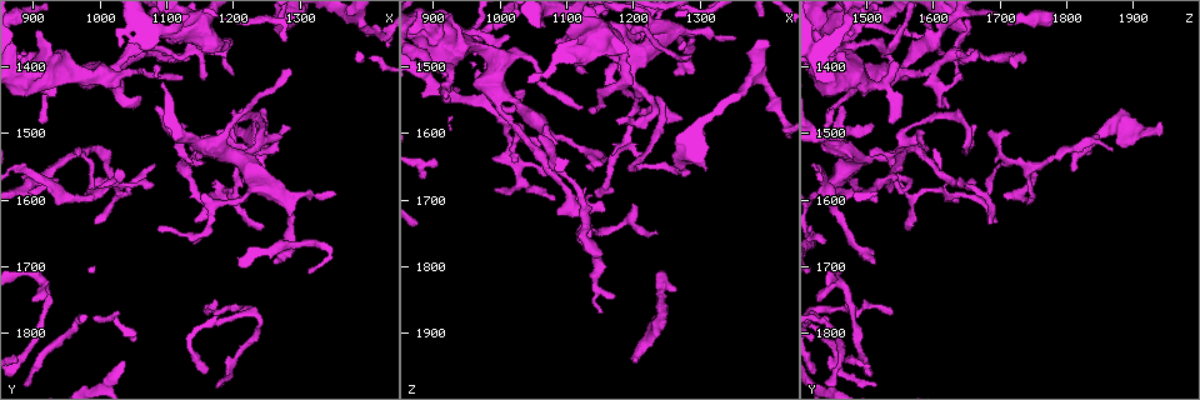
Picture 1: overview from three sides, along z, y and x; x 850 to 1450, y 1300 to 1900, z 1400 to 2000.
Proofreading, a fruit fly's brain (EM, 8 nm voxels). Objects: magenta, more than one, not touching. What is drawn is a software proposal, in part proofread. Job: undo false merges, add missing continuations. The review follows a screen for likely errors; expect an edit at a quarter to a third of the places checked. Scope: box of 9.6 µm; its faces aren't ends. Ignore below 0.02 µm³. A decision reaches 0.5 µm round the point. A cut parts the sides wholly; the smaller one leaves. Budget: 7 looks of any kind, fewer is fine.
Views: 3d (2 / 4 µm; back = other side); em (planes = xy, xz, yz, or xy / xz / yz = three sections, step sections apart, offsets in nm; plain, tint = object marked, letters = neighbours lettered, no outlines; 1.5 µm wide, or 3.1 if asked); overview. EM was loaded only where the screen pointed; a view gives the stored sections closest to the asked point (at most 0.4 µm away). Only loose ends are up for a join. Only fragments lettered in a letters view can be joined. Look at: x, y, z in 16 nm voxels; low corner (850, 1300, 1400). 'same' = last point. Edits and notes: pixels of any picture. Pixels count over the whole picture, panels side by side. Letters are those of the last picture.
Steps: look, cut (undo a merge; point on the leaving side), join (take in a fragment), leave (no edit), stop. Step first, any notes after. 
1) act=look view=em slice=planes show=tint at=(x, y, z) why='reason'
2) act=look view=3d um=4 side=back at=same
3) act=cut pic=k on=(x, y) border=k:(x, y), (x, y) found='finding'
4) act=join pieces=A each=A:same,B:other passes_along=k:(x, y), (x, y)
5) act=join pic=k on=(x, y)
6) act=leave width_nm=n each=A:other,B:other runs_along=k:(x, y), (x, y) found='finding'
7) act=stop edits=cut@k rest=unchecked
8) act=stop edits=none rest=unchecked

act=look view=em slice=planes show=letters at=(995, 1635, 1680)

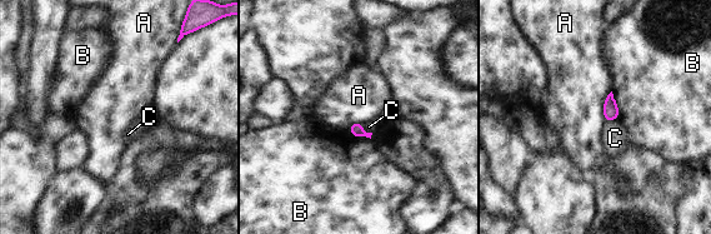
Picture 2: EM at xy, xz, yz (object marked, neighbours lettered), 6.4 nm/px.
act=leave width_nm=80 each=A:other,B:other,C:other border=2:(611, 91), (604, 101), (604, 120) found='none of them fits'

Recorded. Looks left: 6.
act=look view=3d um=2 at=(965, 1530, 1555) why='abrupt turn'

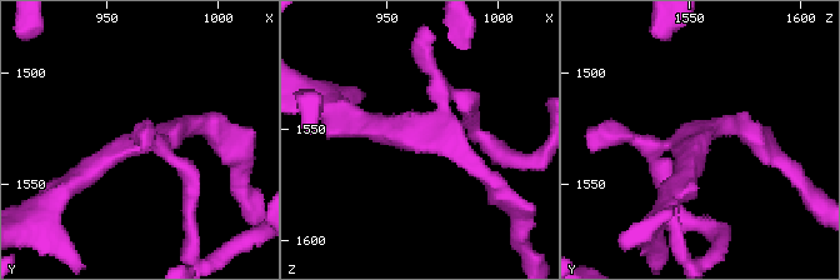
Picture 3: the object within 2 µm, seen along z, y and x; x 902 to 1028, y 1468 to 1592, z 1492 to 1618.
act=look view=em slice=planes show=letters at=(966, 1532, 1552)

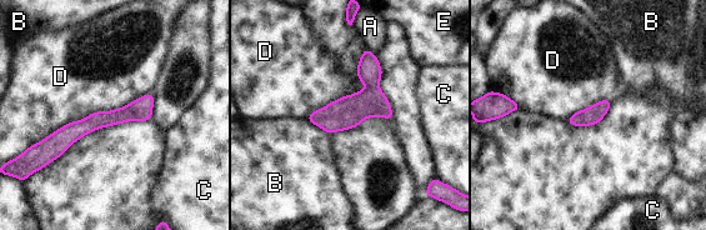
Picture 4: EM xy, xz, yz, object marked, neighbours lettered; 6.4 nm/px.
act=leave width_nm=120 each=A:other,B:other,C:other,D:other,E:other found='all the same cell'

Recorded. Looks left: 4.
act=look view=3d um=2 at=(1185, 1365, 1485) why='calibre changes'

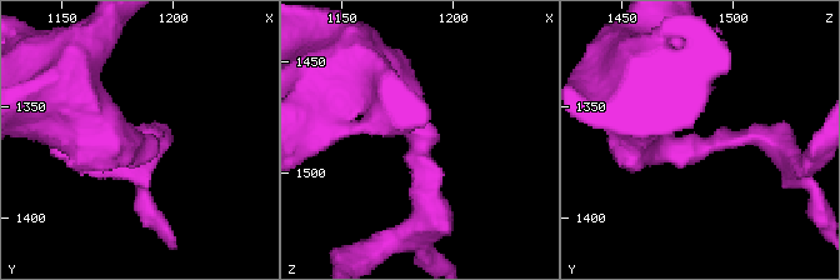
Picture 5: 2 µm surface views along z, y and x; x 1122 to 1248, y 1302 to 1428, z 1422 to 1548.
act=look view=em slice=xy step=8 show=tint at=(1184, 1367, 1486) arm_widths_nm=200,480 why='now the EM'

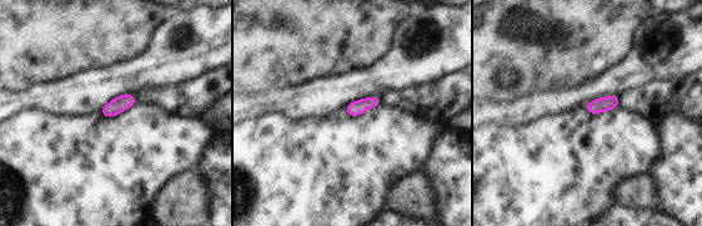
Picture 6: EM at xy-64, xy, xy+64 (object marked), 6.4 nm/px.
act=look view=em slice=xz step=4 show=letters at=same

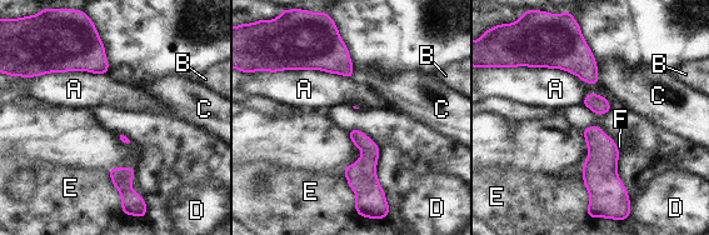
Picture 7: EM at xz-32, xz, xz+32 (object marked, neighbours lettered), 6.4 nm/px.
act=leave width_nm=90 each=A:other,B:other,C:other,D:other,E:other,F:other border=7:(580, 168), (583, 179) found='continuous, no second cell'

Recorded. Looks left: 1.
act=stop edits=none rest=unchecked

